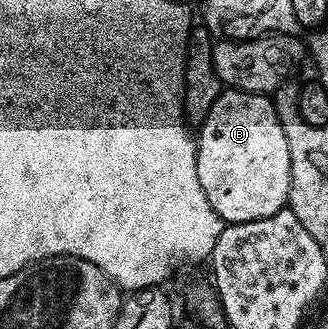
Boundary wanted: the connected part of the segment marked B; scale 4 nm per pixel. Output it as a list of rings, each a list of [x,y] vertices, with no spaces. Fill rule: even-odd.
[[[225,88],[220,92],[214,107],[210,107],[204,124],[198,129],[196,166],[198,183],[202,183],[202,191],[206,191],[210,207],[214,207],[221,221],[227,224],[237,225],[254,219],[266,219],[285,208],[290,191],[290,147],[286,147],[286,135],[282,131],[282,123],[278,123],[273,98],[241,89]]]

